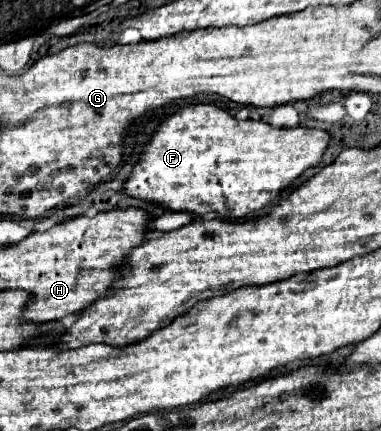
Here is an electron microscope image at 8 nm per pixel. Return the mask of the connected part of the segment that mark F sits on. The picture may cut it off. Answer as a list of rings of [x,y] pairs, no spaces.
[[[213,104],[185,106],[155,130],[125,184],[125,192],[147,202],[157,202],[169,210],[193,212],[199,218],[243,218],[281,200],[293,180],[321,162],[329,142],[331,132],[327,130],[303,126],[275,128],[263,120],[237,120]]]

